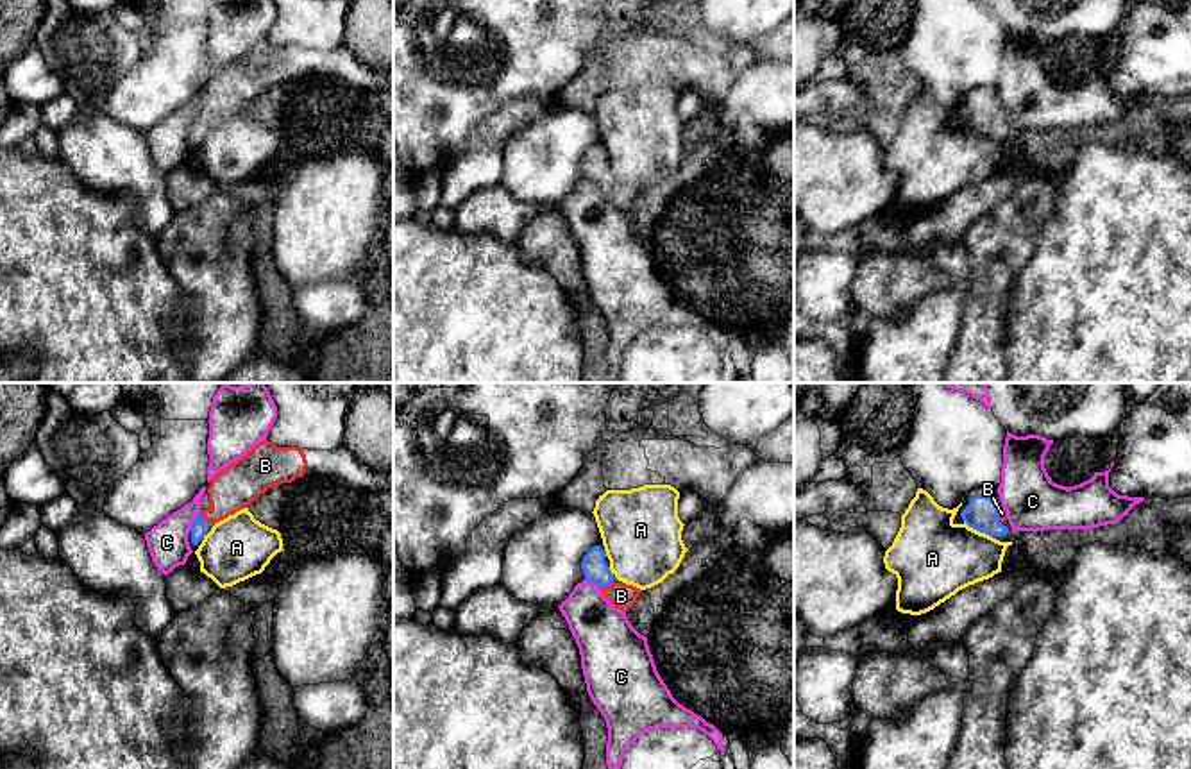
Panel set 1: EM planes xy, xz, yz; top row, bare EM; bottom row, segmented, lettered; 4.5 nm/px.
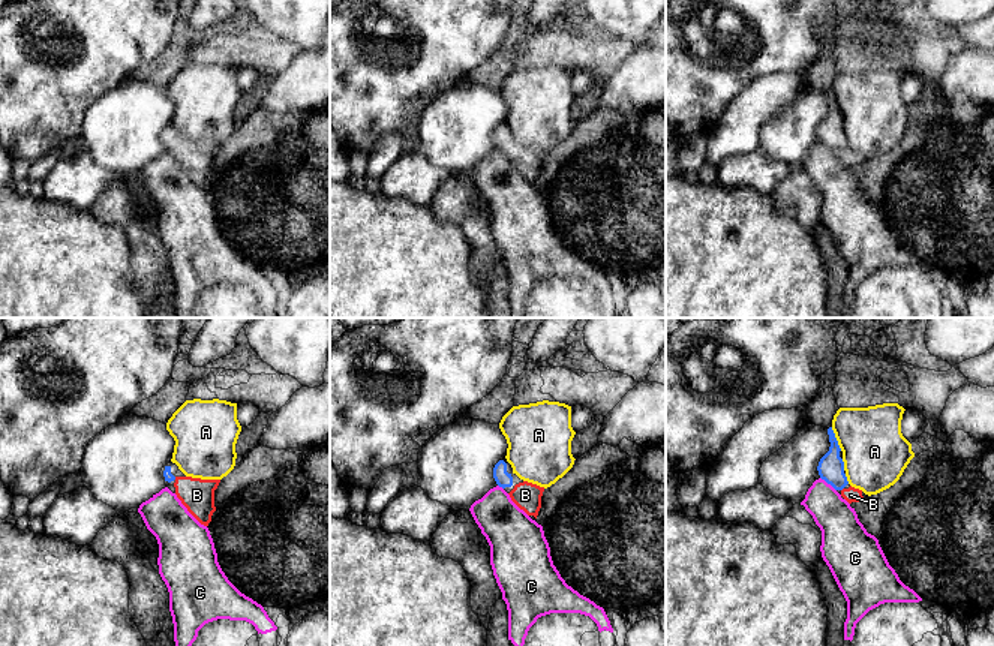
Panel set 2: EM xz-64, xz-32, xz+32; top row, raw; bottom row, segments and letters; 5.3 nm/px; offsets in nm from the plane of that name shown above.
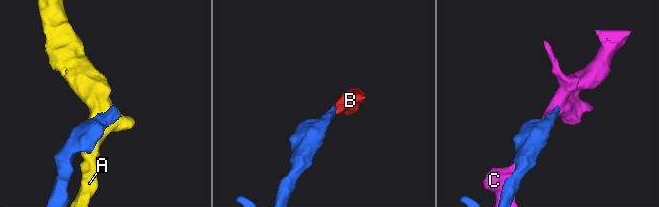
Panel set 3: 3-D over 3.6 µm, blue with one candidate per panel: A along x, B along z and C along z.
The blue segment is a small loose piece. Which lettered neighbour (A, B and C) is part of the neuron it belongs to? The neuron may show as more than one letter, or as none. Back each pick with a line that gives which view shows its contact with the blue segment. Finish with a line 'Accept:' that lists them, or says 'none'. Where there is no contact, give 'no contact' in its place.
B: xy
Accept: B

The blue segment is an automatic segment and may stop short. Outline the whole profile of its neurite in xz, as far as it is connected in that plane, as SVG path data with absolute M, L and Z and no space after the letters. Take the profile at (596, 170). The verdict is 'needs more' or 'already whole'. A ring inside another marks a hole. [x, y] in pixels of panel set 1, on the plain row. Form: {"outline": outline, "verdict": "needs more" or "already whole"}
{"outline": "M594 145L581 161L585 179L597 184L604 197L624 213L633 206L642 193L640 188L624 182L612 181L612 170L604 161L606 150L601 145Z", "verdict": "needs more"}

